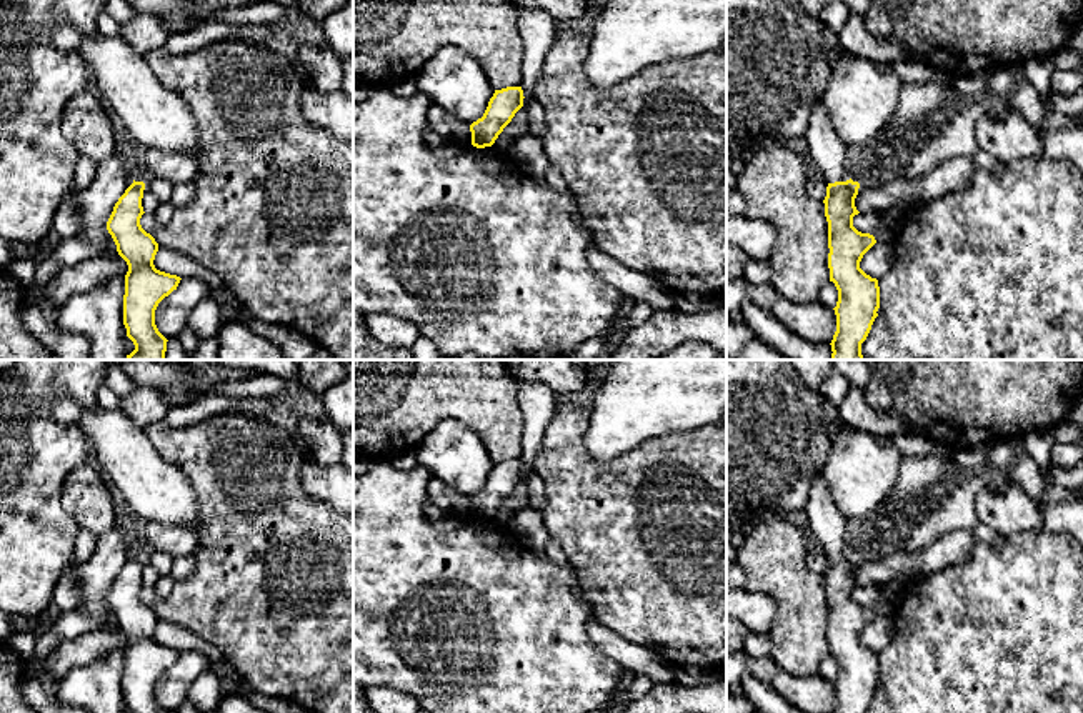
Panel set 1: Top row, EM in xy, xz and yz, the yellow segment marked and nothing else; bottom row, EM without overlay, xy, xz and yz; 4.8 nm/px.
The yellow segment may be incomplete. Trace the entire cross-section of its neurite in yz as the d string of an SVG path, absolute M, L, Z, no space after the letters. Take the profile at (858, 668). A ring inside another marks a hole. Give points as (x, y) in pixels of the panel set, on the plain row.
M815 475L805 505L805 518L821 551L828 555L825 590L828 595L830 655L838 663L833 713L866 713L880 681L878 653L860 641L863 628L876 616L870 606L853 600L860 556L850 551L850 521L835 506L828 485Z

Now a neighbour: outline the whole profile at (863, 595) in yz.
M858 586L853 590L853 600L861 606L873 608L880 601L880 588Z

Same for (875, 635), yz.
M875 616L861 631L860 641L871 651L880 653L890 641L891 636L891 618Z

